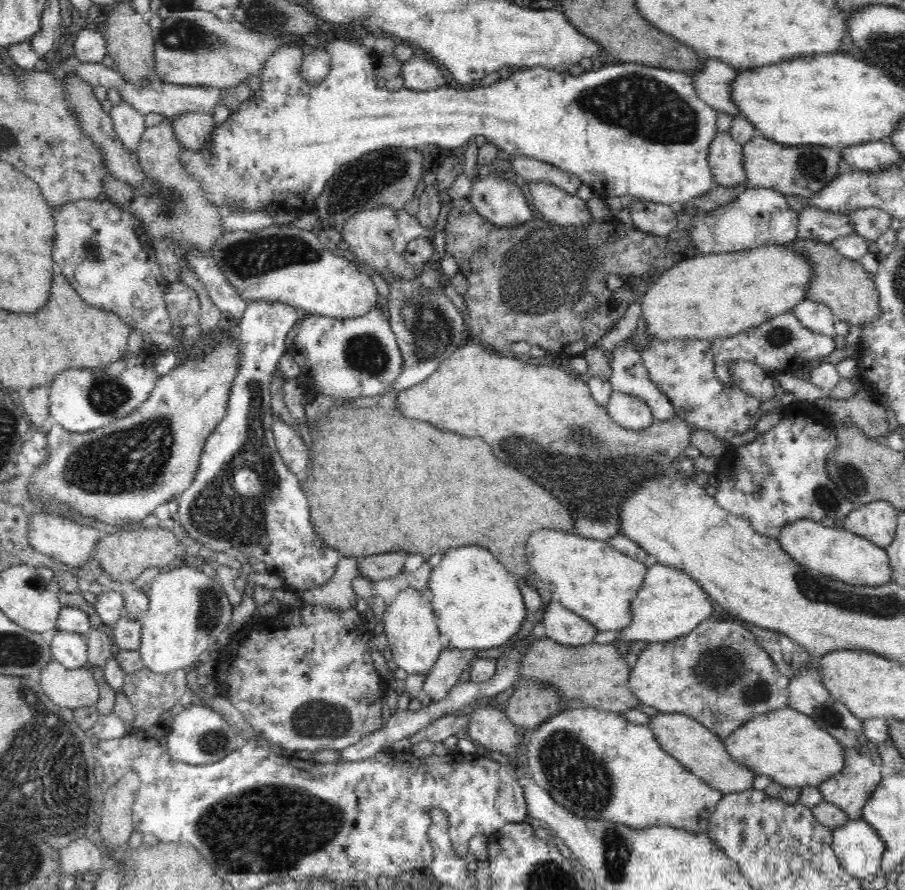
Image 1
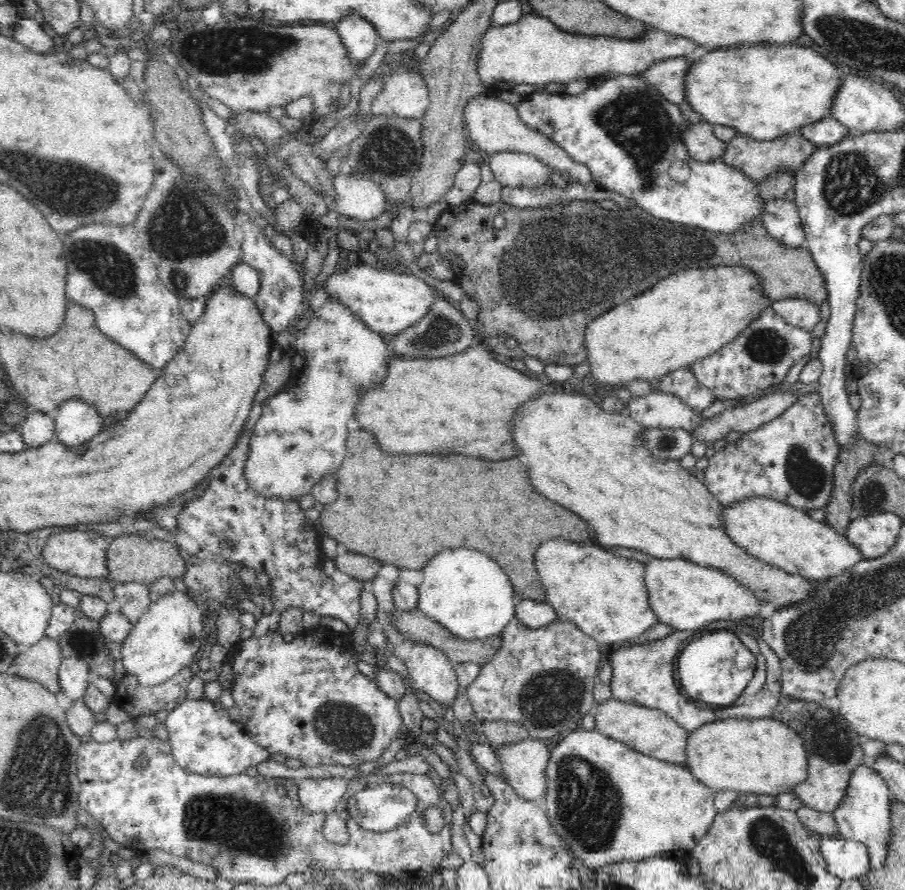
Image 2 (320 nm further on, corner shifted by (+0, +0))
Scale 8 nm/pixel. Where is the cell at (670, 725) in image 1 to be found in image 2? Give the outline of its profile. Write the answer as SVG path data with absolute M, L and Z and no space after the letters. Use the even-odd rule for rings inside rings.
M610 698L602 704L596 705L594 714L595 729L608 737L626 743L629 747L652 758L660 759L672 764L685 765L687 762L686 738L688 731L676 723L663 710L653 709Z

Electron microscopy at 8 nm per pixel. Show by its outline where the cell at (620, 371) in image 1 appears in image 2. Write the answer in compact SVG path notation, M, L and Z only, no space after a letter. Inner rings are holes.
M662 391L631 398L630 414L636 422L647 428L682 428L694 434L703 421L700 413L684 404L680 397Z

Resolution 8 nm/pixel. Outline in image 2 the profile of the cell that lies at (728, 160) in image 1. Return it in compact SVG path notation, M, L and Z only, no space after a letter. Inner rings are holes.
M703 120L688 122L688 129L680 130L680 139L688 151L688 157L700 162L716 161L726 150L726 142L714 134L713 125Z

